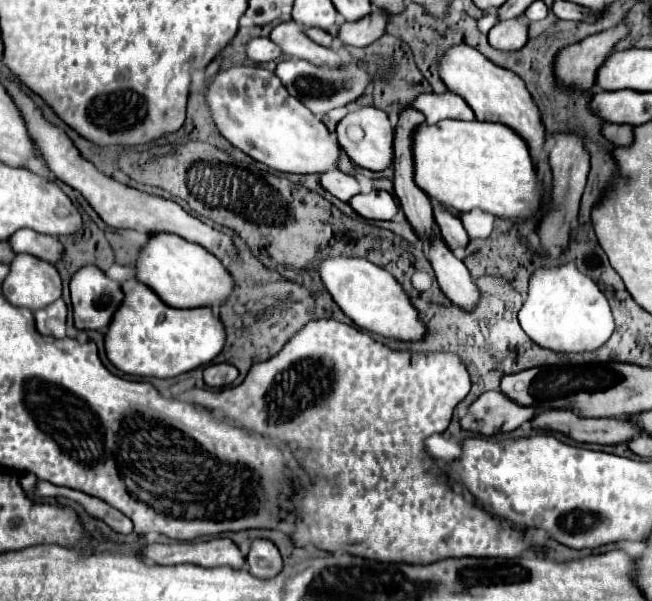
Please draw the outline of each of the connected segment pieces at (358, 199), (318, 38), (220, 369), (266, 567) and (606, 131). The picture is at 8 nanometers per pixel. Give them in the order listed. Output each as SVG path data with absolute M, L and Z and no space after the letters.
M371 190L369 194L357 194L349 200L353 210L367 220L393 220L399 212L397 200L385 190Z
M303 28L303 32L305 32L313 42L317 42L317 44L321 44L321 46L331 46L331 42L333 42L333 36L331 36L329 32L321 30L321 28Z
M211 364L203 370L203 378L205 384L211 388L223 388L233 384L233 380L237 378L237 368L231 364Z
M263 538L251 542L245 560L247 560L247 570L257 578L271 578L283 568L277 546L271 540L263 540Z
M603 124L603 136L611 140L615 146L631 146L633 144L633 126Z

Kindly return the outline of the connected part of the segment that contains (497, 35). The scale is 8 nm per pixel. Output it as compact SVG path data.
M519 18L497 22L489 32L489 44L501 52L515 52L527 44L527 26Z

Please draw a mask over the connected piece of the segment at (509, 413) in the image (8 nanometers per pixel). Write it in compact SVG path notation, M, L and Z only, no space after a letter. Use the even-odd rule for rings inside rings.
M495 390L481 394L471 404L469 414L461 418L461 426L471 432L493 436L499 432L511 432L523 422L529 422L533 416L535 408L519 406L517 402L511 402L511 398L503 396L503 392Z

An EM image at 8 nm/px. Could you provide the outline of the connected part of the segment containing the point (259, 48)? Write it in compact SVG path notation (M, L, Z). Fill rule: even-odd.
M253 38L247 42L245 46L245 52L247 52L247 58L255 64L263 64L263 62L271 62L271 60L277 60L283 56L281 48L271 42L269 38Z

